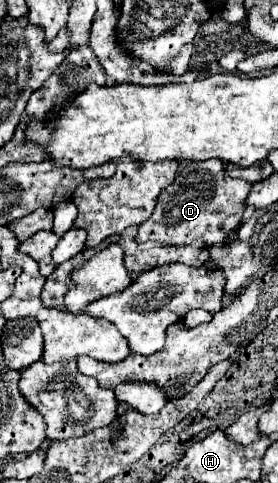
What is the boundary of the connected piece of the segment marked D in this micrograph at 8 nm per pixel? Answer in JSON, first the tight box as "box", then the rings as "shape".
{"box":[136,160,252,248],"shape":[[[220,160],[184,162],[176,174],[176,180],[158,196],[154,214],[140,224],[136,242],[160,242],[166,246],[194,246],[206,248],[224,242],[234,228],[242,222],[244,200],[252,184],[226,174]]]}

